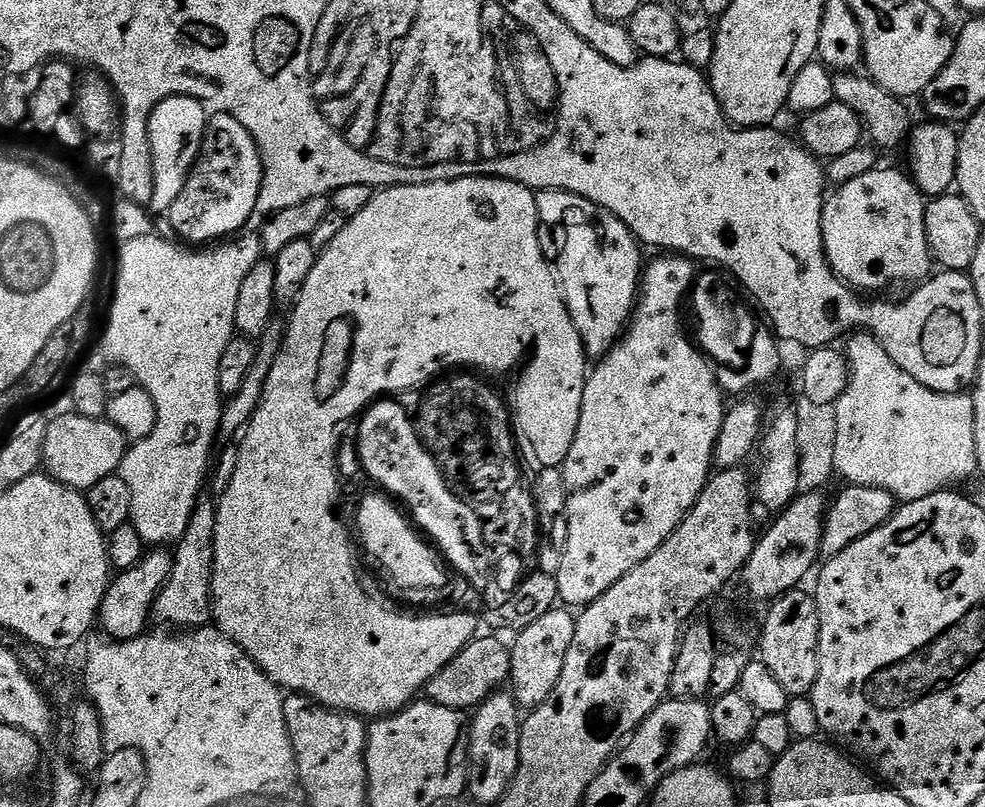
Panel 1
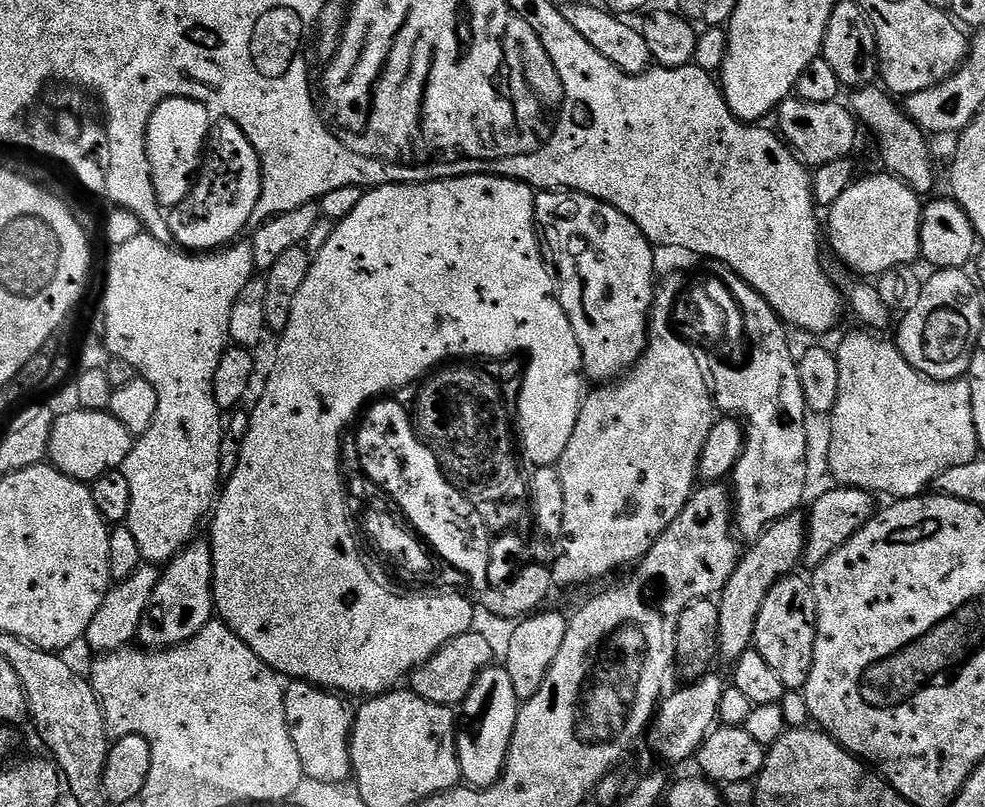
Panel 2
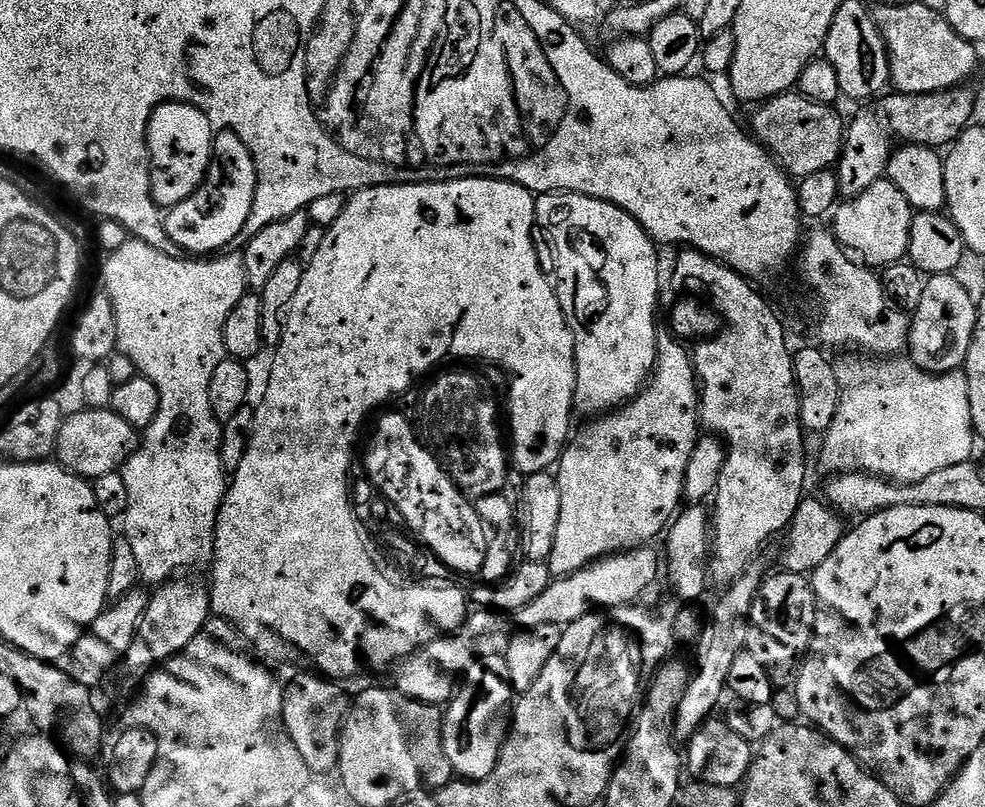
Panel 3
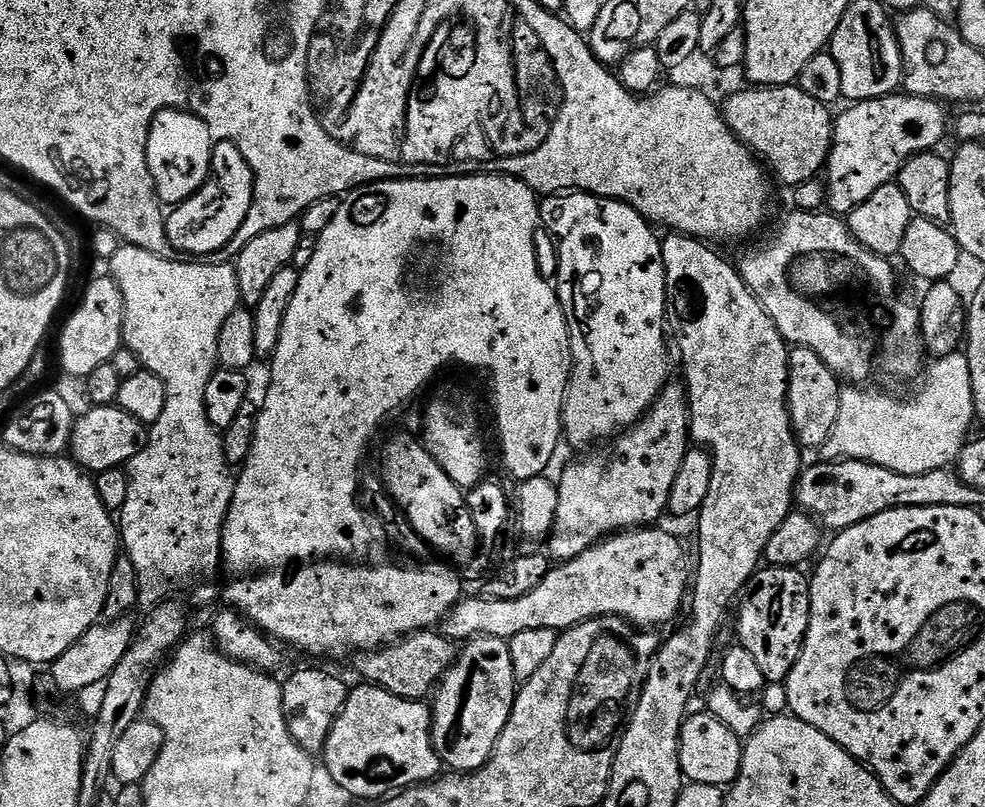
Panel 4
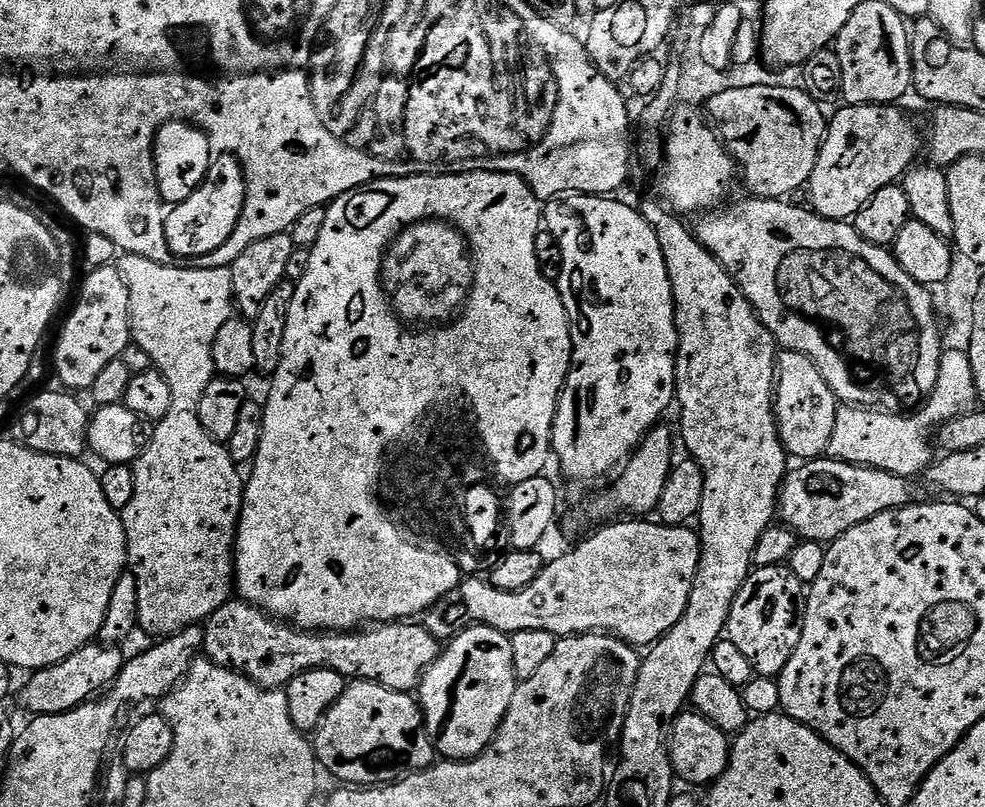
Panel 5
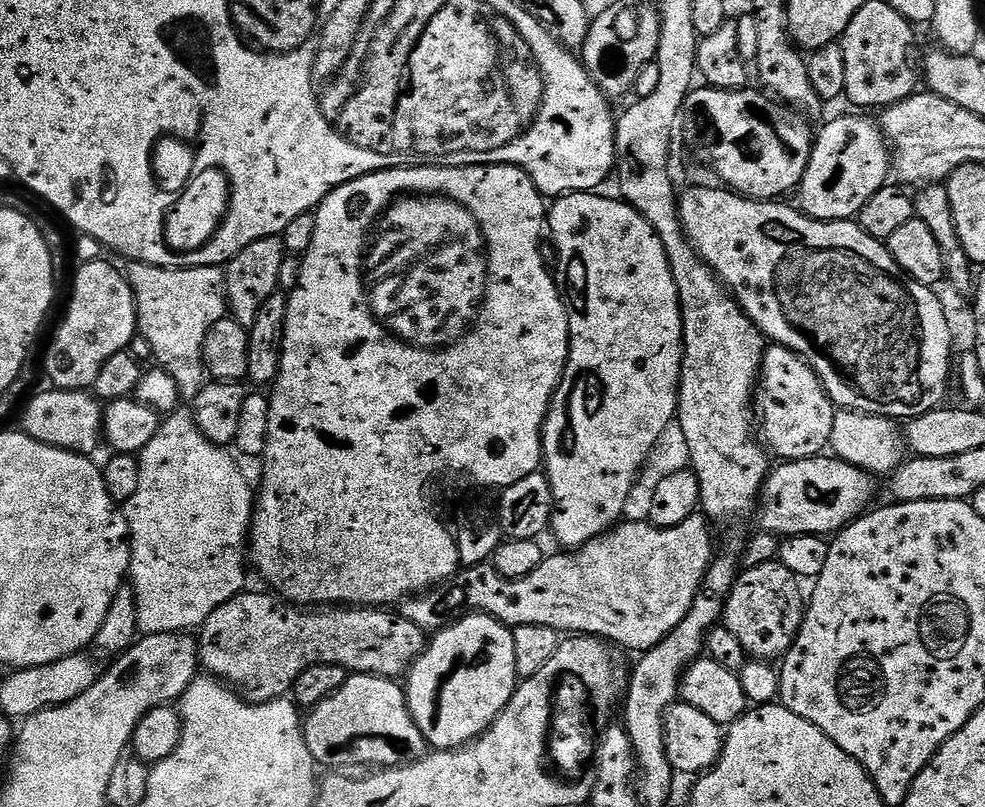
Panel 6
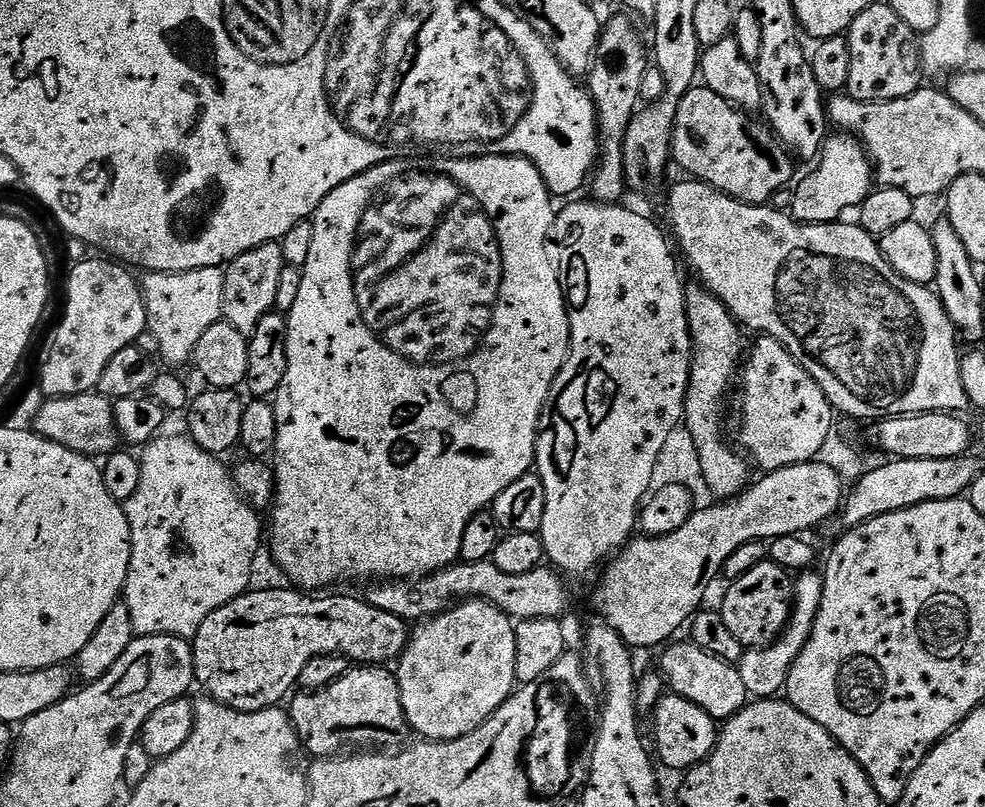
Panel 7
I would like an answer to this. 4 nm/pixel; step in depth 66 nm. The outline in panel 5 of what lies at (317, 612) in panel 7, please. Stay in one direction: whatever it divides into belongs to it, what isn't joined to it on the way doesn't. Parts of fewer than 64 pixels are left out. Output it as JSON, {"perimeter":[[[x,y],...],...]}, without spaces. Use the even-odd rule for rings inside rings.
{"perimeter":[[[239,598],[227,600],[202,624],[203,655],[218,666],[231,668],[233,672],[248,676],[253,683],[266,689],[283,689],[298,674],[325,668],[342,674],[352,682],[369,680],[390,690],[412,694],[419,689],[424,671],[440,657],[441,651],[441,641],[436,640],[434,634],[430,634],[430,630],[426,630],[420,622],[380,622],[351,632],[310,632],[270,616],[247,600]]]}

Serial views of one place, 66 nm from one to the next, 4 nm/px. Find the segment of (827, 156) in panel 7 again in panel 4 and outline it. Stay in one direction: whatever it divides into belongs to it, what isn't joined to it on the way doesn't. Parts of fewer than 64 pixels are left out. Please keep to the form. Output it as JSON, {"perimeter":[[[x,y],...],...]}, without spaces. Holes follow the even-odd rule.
{"perimeter":[[[893,94],[877,100],[857,100],[847,105],[844,113],[835,117],[832,126],[832,149],[826,165],[826,204],[835,215],[844,218],[849,212],[862,206],[874,190],[893,183],[899,177],[902,166],[918,152],[939,149],[944,135],[950,132],[950,116],[943,103],[931,96]]]}

